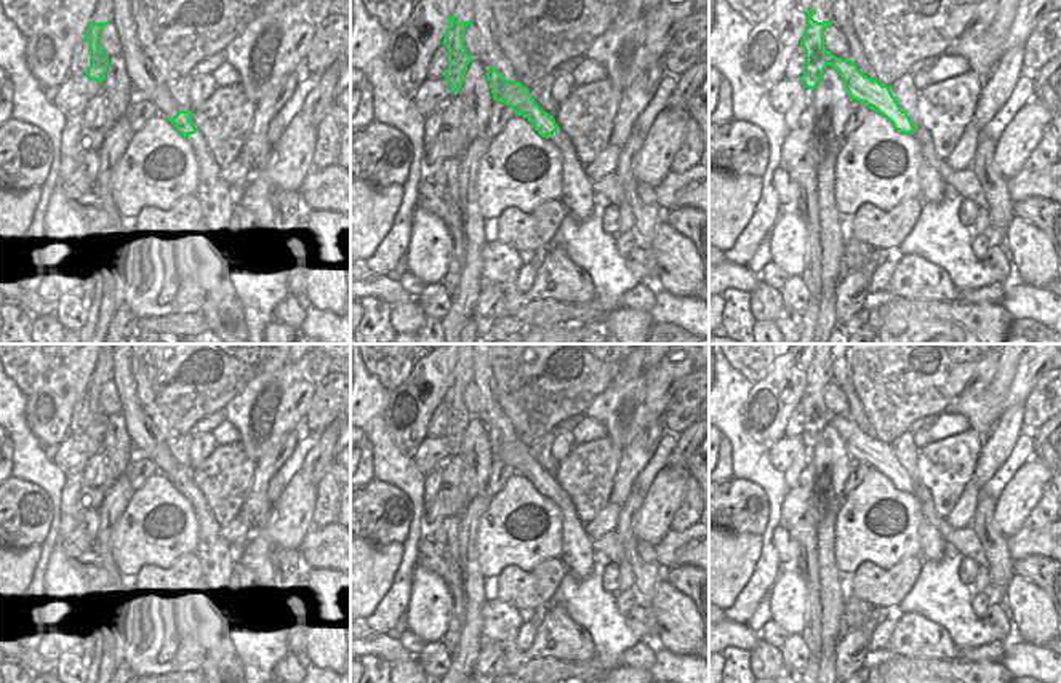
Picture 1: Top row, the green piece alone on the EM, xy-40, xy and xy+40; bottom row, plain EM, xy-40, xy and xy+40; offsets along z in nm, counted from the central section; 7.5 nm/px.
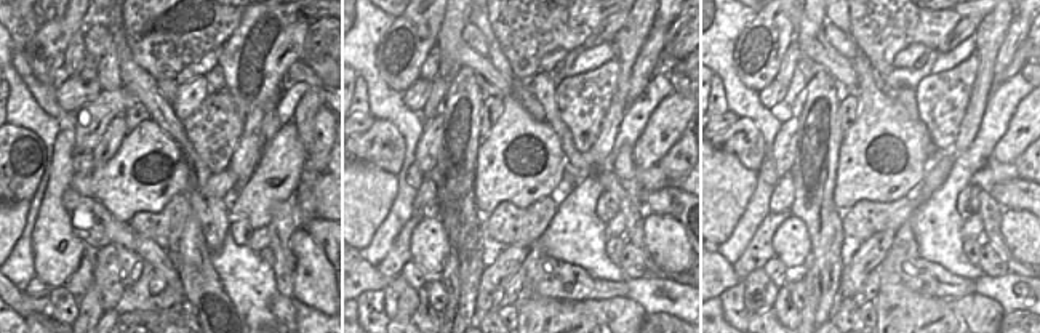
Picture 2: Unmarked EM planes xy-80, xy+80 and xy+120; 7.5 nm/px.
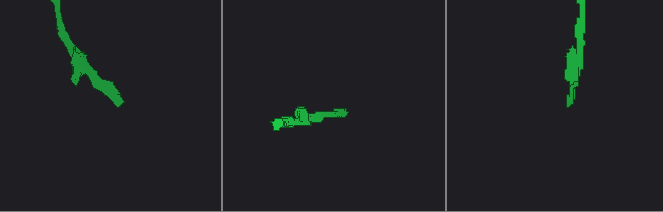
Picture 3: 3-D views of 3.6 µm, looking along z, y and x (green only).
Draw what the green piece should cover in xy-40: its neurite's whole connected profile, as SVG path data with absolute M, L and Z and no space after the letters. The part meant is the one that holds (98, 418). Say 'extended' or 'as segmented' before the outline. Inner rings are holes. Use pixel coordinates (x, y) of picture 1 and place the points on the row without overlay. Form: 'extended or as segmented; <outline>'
as segmented; M110 379L90 381L86 395L85 395L88 398L88 406L90 406L90 425L86 429L86 435L101 443L107 432L109 414L104 411L104 408L99 403L99 393L104 384L109 381Z

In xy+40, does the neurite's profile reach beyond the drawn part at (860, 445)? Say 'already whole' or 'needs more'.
needs more

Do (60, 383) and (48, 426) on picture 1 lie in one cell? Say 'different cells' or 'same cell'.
same cell

